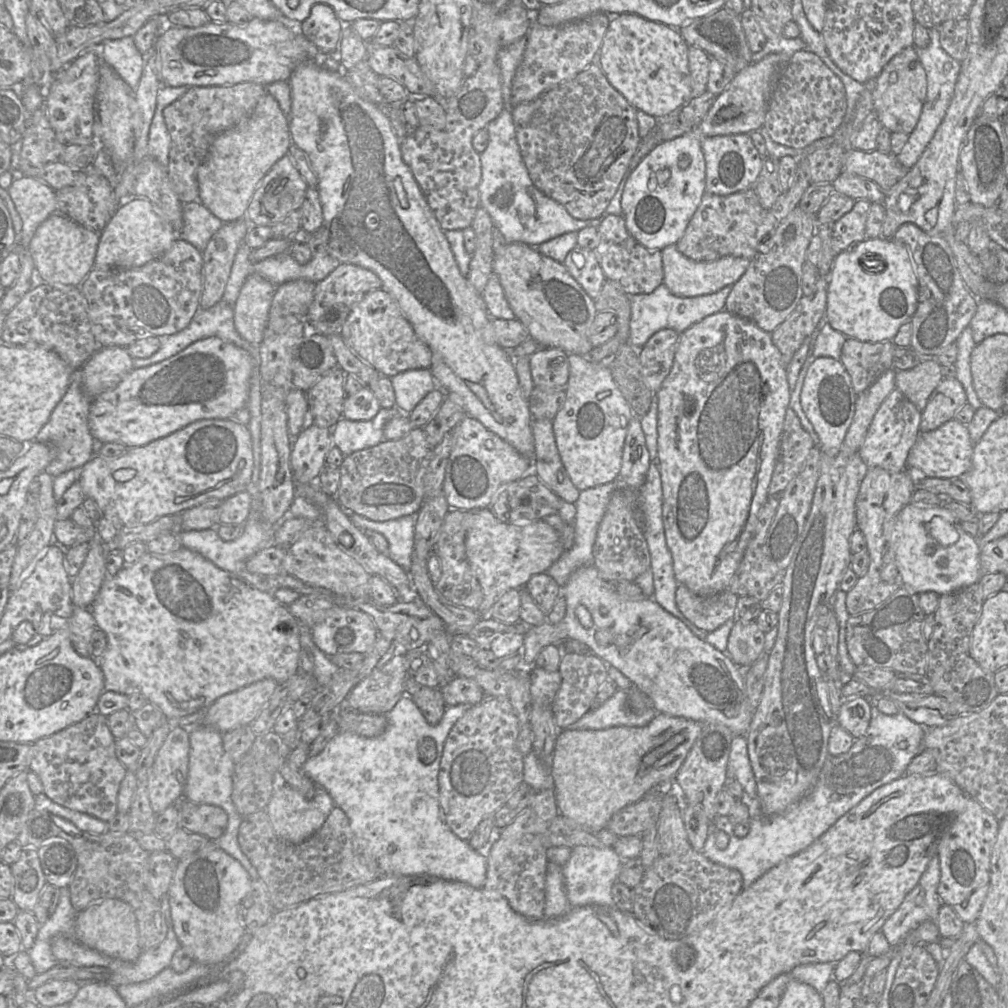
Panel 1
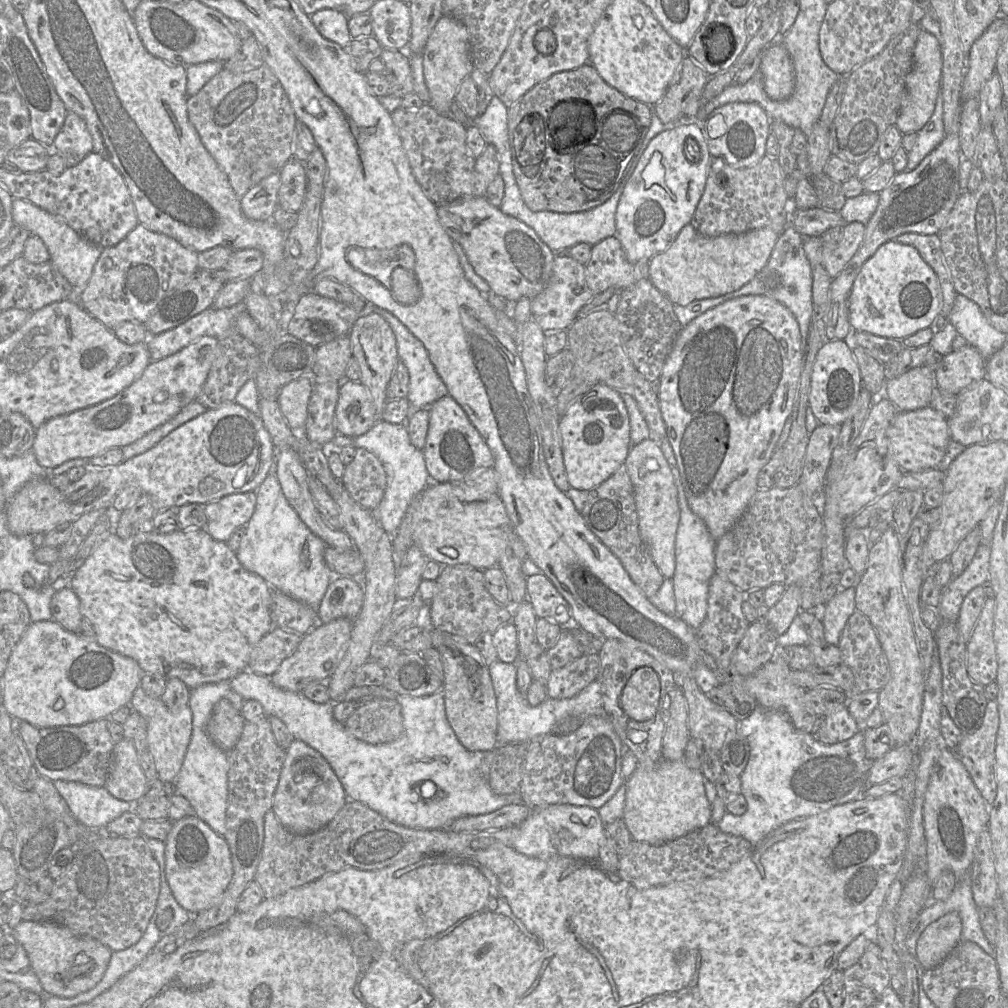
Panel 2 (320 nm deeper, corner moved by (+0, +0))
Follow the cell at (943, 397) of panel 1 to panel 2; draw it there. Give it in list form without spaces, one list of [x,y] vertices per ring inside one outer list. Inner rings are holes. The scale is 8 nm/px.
[[[966,344],[943,357],[934,373],[935,386],[957,396],[965,388],[985,378],[985,363],[980,352]]]

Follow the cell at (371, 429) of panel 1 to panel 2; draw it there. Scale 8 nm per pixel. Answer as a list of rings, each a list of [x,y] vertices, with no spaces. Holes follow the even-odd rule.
[[[379,419],[366,433],[354,438],[353,446],[368,449],[383,464],[387,475],[387,487],[380,504],[372,510],[372,514],[382,528],[393,536],[410,504],[431,482],[424,453],[411,443],[406,423],[390,423],[383,419]]]

